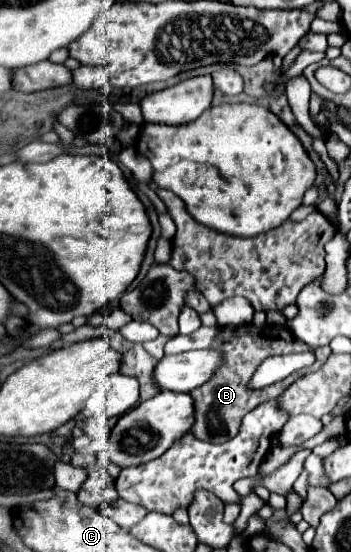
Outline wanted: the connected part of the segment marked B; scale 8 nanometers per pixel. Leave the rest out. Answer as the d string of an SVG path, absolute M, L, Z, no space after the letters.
M239 325L239 327L219 327L219 335L211 345L213 349L223 353L223 365L217 369L217 373L213 375L211 381L207 381L205 385L197 387L195 391L191 391L191 397L195 401L195 425L191 429L191 433L207 443L225 443L229 439L233 439L239 431L241 419L253 411L257 405L275 399L277 395L281 395L283 389L289 387L291 377L271 385L267 389L261 391L249 391L247 383L253 377L255 369L271 355L279 355L279 353L295 353L295 351L309 351L309 347L299 341L295 335L291 335L289 329L279 329L279 327L255 327L255 325Z

